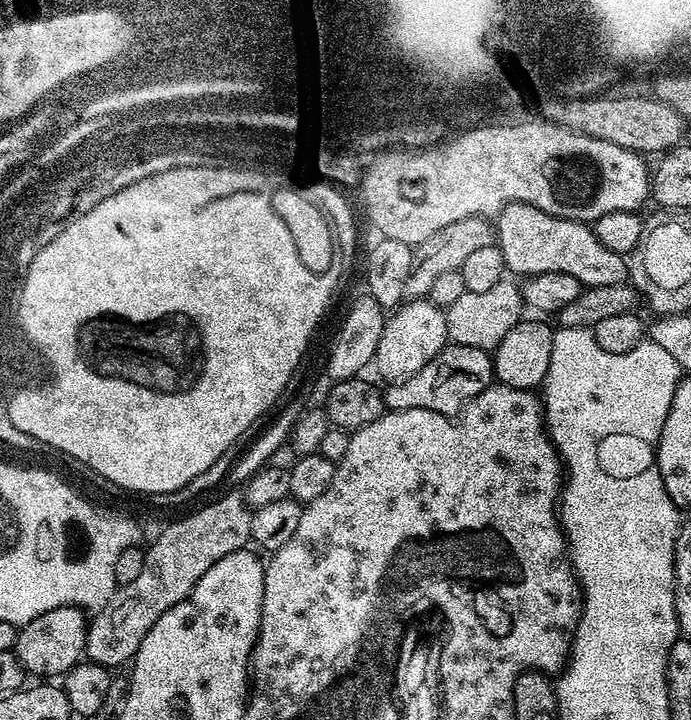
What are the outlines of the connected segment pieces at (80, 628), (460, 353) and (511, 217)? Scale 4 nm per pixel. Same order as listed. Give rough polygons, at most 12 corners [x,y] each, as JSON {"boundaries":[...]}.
{"boundaries":[[[58,606],[23,625],[15,653],[32,678],[81,663],[89,617]],[[449,343],[383,389],[385,409],[455,417],[494,383],[492,357]],[[511,203],[494,220],[505,269],[618,286],[629,261],[587,223]]]}

